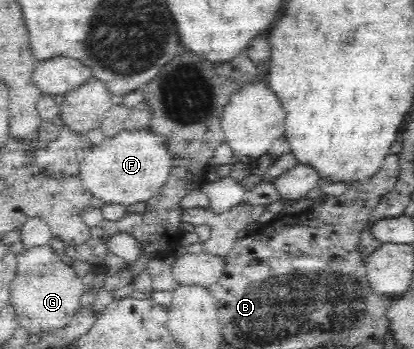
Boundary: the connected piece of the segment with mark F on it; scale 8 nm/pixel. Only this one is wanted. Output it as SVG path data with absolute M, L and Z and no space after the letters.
M148 129L123 130L91 147L80 165L80 180L92 197L127 207L158 196L170 177L171 166L172 159L162 138L155 137Z

